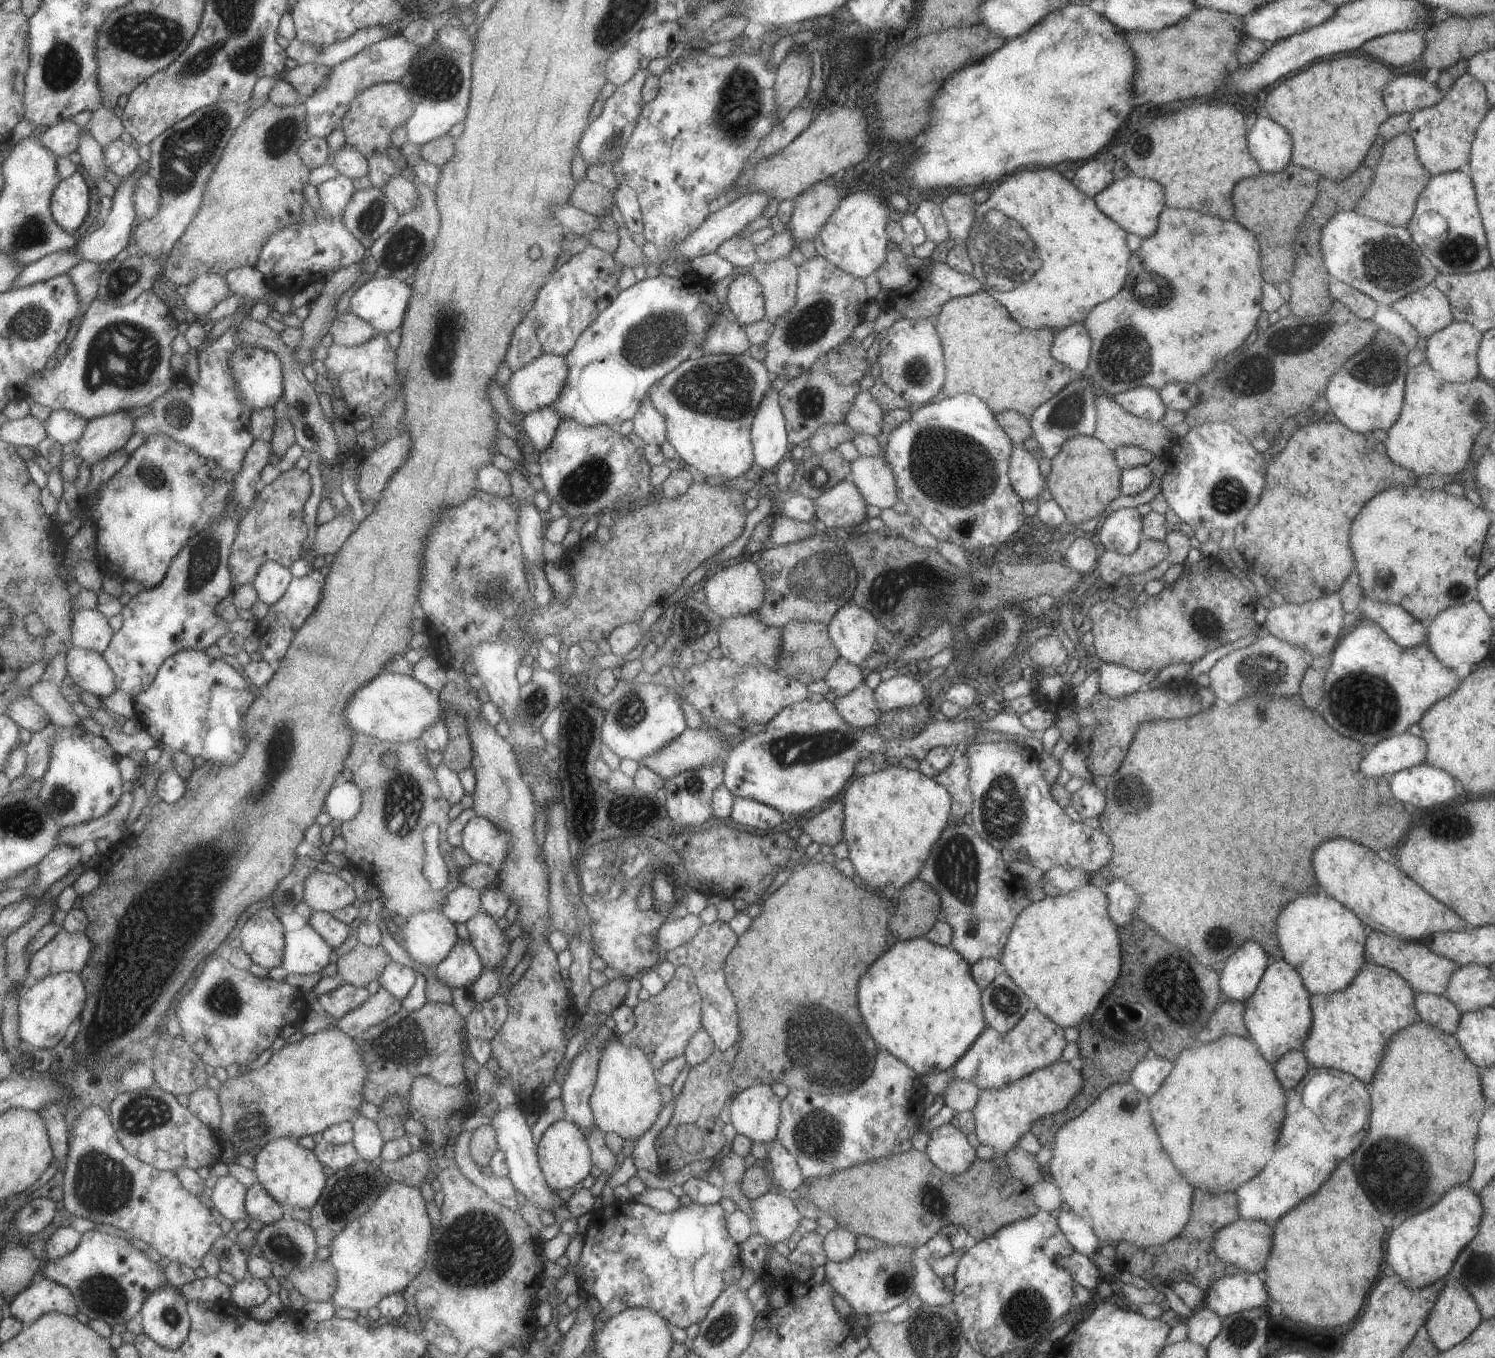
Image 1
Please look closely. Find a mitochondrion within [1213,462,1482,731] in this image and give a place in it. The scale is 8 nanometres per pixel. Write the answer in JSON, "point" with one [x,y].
{"point":[1374,700]}

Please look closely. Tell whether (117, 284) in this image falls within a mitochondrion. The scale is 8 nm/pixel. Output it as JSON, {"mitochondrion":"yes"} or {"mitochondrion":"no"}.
{"mitochondrion":"yes"}

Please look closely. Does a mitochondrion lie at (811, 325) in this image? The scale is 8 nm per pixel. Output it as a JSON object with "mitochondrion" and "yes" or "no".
{"mitochondrion":"yes"}

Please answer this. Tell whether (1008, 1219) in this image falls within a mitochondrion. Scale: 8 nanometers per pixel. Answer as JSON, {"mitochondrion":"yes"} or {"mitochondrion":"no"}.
{"mitochondrion":"no"}

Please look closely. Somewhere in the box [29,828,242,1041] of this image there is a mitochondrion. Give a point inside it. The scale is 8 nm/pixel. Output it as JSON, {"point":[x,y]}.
{"point":[119,990]}

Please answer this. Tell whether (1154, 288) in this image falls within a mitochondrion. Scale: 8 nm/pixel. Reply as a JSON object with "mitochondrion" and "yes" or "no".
{"mitochondrion":"yes"}

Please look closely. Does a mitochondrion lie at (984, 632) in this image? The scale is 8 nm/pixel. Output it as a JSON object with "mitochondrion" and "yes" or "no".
{"mitochondrion":"yes"}

